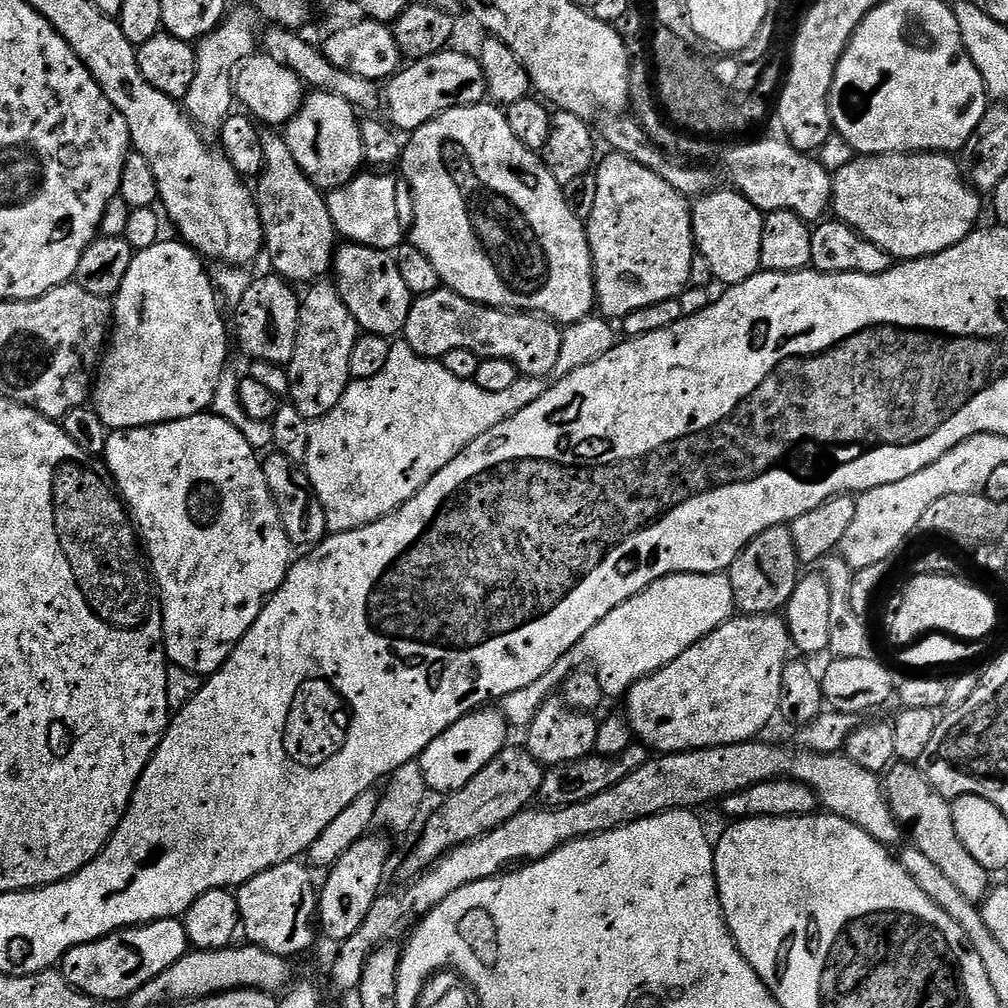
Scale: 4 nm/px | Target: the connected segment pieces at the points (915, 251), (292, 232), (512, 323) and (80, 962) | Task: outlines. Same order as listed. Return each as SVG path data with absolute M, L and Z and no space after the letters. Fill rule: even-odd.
M881 154L854 159L833 175L831 211L835 219L849 224L897 261L944 252L969 236L980 216L981 197L968 183L961 165L952 160L948 154Z
M283 135L264 136L264 169L255 181L254 195L264 227L264 248L266 256L268 252L269 262L272 263L271 271L296 286L308 286L313 282L323 281L327 277L324 275L327 272L329 275L334 268L334 257L338 251L338 233L330 218L325 193L309 180L302 166L294 162L294 154L290 154L290 146Z
M442 286L434 294L413 299L402 340L420 356L443 358L450 354L450 350L470 350L481 360L512 360L521 376L548 378L558 366L558 354L562 351L562 328L546 316L491 308L489 304L467 300L462 298L462 294Z
M183 919L153 920L150 924L137 926L131 930L111 932L108 936L102 937L101 940L95 940L82 946L74 946L64 955L62 971L73 988L85 992L88 996L93 996L96 1000L109 1002L120 1000L120 1002L124 1002L142 986L146 986L146 982L158 978L158 974L162 974L162 970L174 966L174 962L181 960L189 948Z

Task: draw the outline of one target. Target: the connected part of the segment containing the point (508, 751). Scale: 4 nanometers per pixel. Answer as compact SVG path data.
M512 747L503 748L487 766L474 774L474 778L470 778L470 782L466 782L466 786L462 786L462 790L451 793L445 799L448 801L429 818L420 841L408 856L408 868L412 874L432 867L450 849L502 826L502 822L514 818L514 814L524 811L539 797L545 769L528 753L527 747Z

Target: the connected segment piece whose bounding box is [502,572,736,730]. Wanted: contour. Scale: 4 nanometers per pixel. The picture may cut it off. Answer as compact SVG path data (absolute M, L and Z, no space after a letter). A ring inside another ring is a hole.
M678 572L674 576L664 576L634 598L610 610L602 622L586 630L583 638L566 655L558 658L558 662L554 662L554 666L538 678L538 682L530 682L530 686L522 686L522 690L506 694L502 701L504 719L513 729L527 730L530 722L534 722L534 714L538 714L538 710L555 693L552 691L555 688L557 691L564 679L583 664L596 673L605 697L627 697L637 680L674 662L674 658L690 650L694 642L706 638L718 626L733 619L735 612L734 590L725 573Z

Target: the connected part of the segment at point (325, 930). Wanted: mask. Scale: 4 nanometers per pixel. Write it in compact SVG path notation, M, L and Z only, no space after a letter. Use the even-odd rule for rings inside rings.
M367 834L350 846L348 852L338 858L335 865L327 869L324 888L318 892L318 928L328 940L349 940L366 922L366 914L382 895L384 871L388 868L388 844L380 836Z

